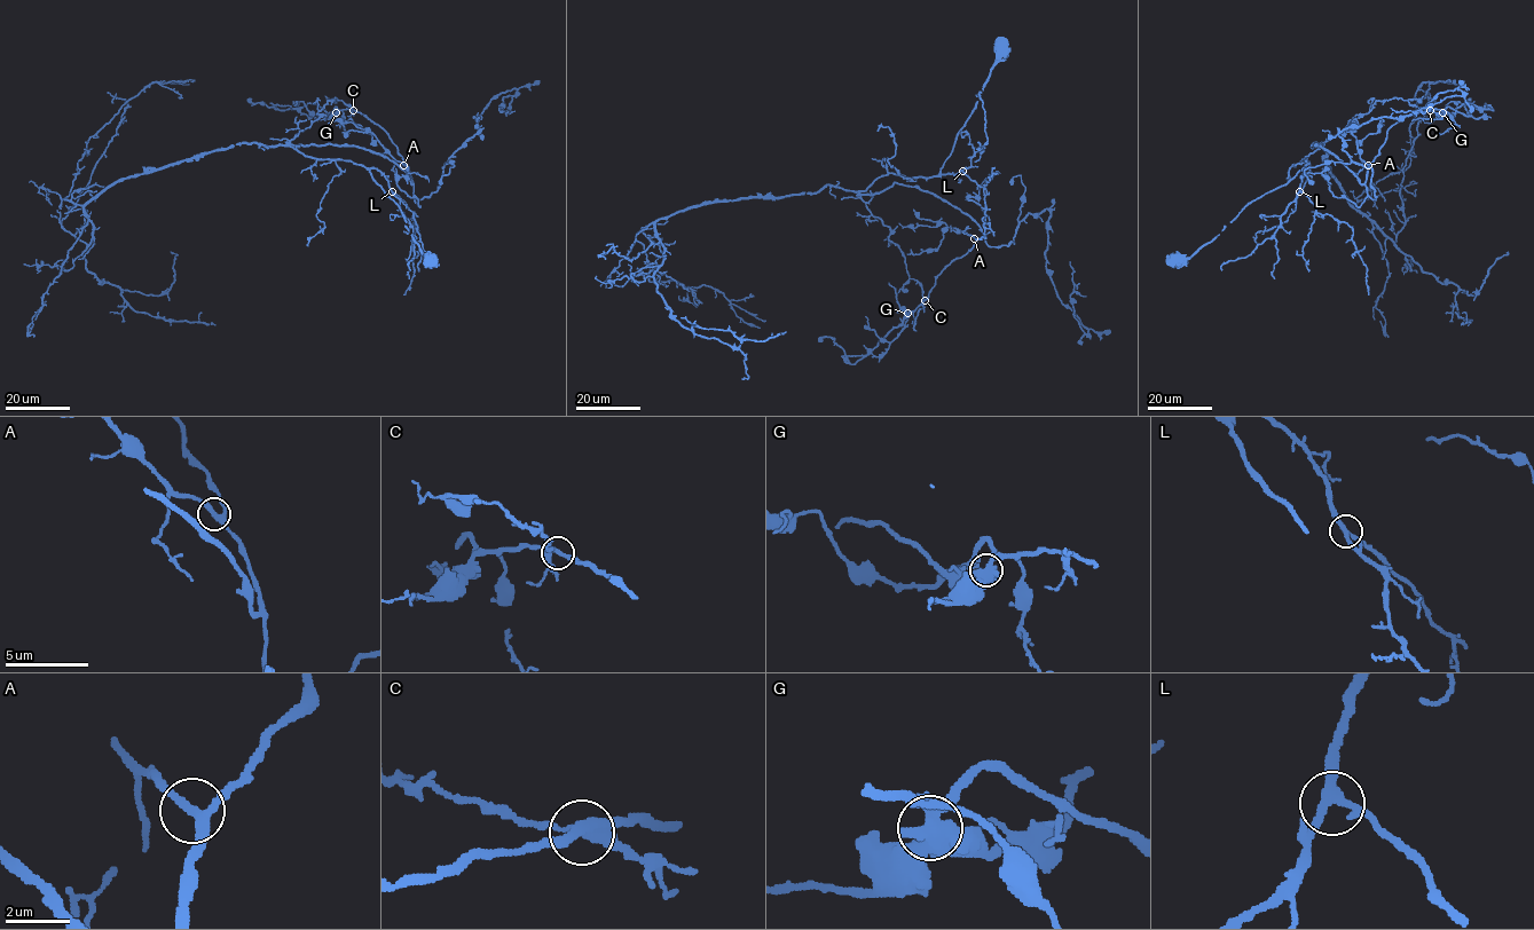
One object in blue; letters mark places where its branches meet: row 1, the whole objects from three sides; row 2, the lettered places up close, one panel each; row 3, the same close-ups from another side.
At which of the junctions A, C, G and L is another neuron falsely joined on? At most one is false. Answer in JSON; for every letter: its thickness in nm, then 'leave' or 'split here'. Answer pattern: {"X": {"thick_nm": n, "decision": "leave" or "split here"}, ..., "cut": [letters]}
{"A": {"thick_nm": 260, "decision": "leave"}, "C": {"thick_nm": 300, "decision": "leave"}, "G": {"thick_nm": 550, "decision": "split here"}, "L": {"thick_nm": 240, "decision": "leave"}, "cut": ["G"]}

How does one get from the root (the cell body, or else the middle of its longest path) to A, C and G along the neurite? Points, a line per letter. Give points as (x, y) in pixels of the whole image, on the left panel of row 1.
A: (432, 261), (399, 206), (367, 168), (306, 156), (289, 144), (370, 150), (395, 162), (411, 183), (403, 164)
C: (432, 261), (399, 206), (367, 168), (306, 156), (289, 144), (328, 101), (336, 97), (353, 110)
G: (432, 261), (399, 206), (367, 168), (306, 156), (289, 144), (328, 101), (336, 97), (352, 109), (336, 112)

